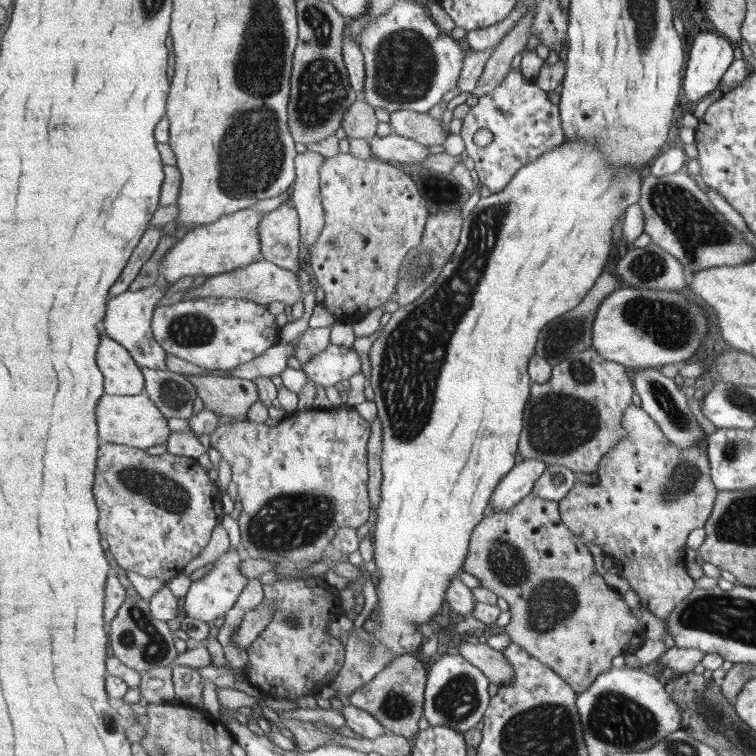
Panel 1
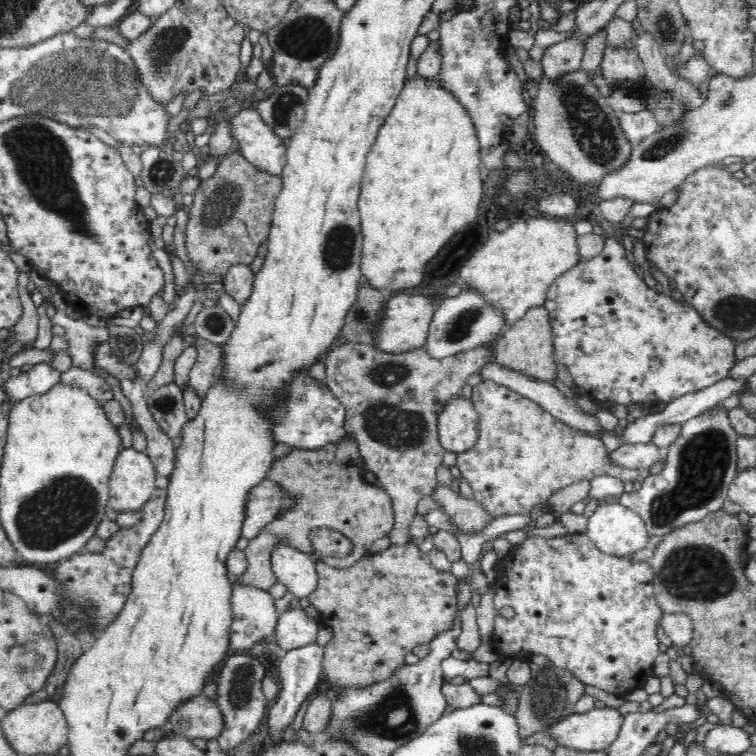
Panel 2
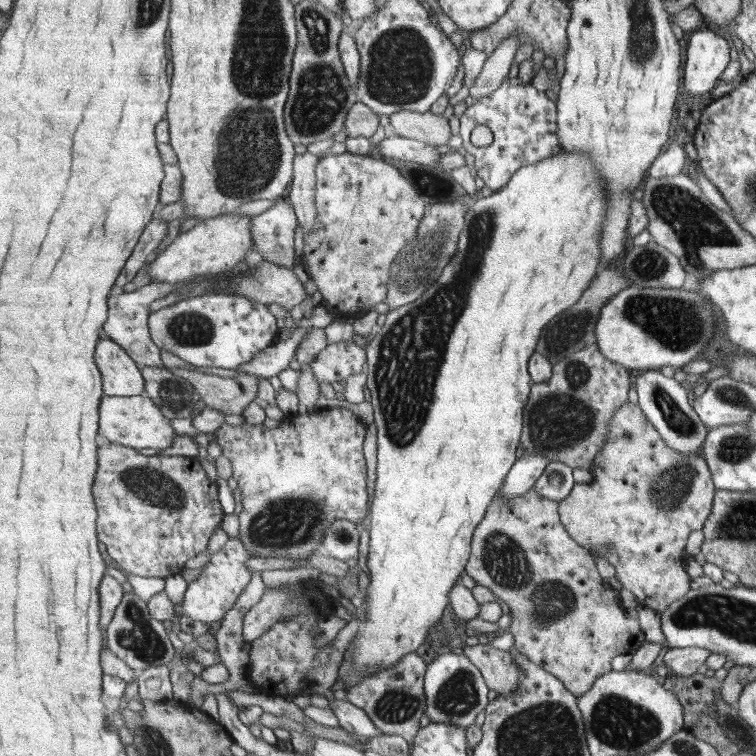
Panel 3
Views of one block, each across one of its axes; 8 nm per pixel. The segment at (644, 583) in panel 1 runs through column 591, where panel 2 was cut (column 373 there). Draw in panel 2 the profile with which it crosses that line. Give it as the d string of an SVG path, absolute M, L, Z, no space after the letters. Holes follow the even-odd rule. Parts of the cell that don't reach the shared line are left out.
M348 436L337 445L330 443L317 450L294 448L285 457L276 459L267 478L280 483L284 491L298 495L298 504L294 506L294 510L282 514L272 524L264 527L257 538L249 541L248 547L243 551L247 558L247 569L238 576L238 582L268 591L278 582L270 566L273 547L279 541L286 541L298 551L312 556L310 528L324 531L330 529L342 534L351 543L351 552L346 557L322 558L327 565L346 568L363 558L377 540L391 533L395 524L391 497L379 485L367 483L362 478L366 473L356 441Z

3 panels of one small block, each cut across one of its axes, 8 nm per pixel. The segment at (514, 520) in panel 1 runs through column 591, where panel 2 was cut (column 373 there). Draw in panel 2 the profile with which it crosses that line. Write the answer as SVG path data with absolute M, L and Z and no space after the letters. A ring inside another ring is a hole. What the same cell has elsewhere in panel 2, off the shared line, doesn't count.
M310 528L309 542L314 557L314 568L318 580L316 588L306 596L312 607L322 614L326 627L332 628L333 637L325 644L322 672L333 687L365 689L373 684L393 677L396 669L406 665L404 656L418 644L429 644L440 633L454 628L459 614L456 584L459 580L452 572L440 571L434 567L427 554L417 546L417 540L409 539L406 545L388 546L382 552L370 554L346 568L336 568L322 561L324 557L346 557L351 552L351 543L338 532L330 529Z

